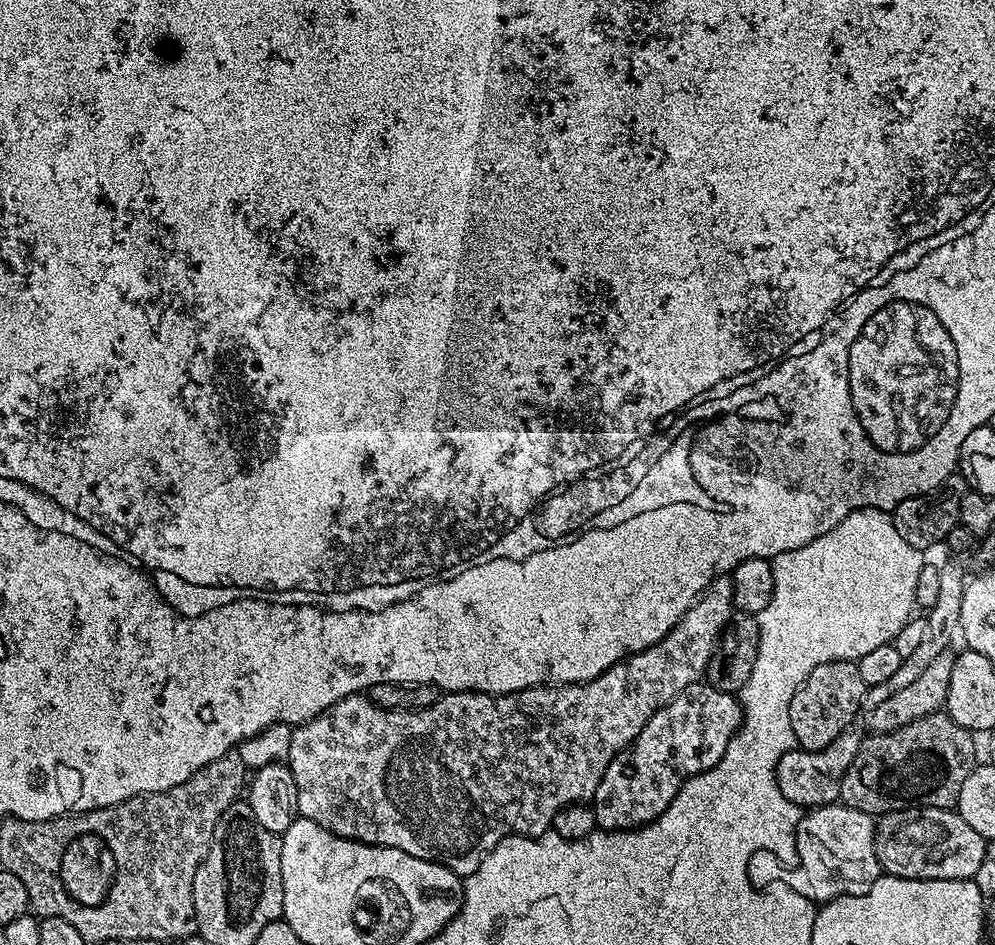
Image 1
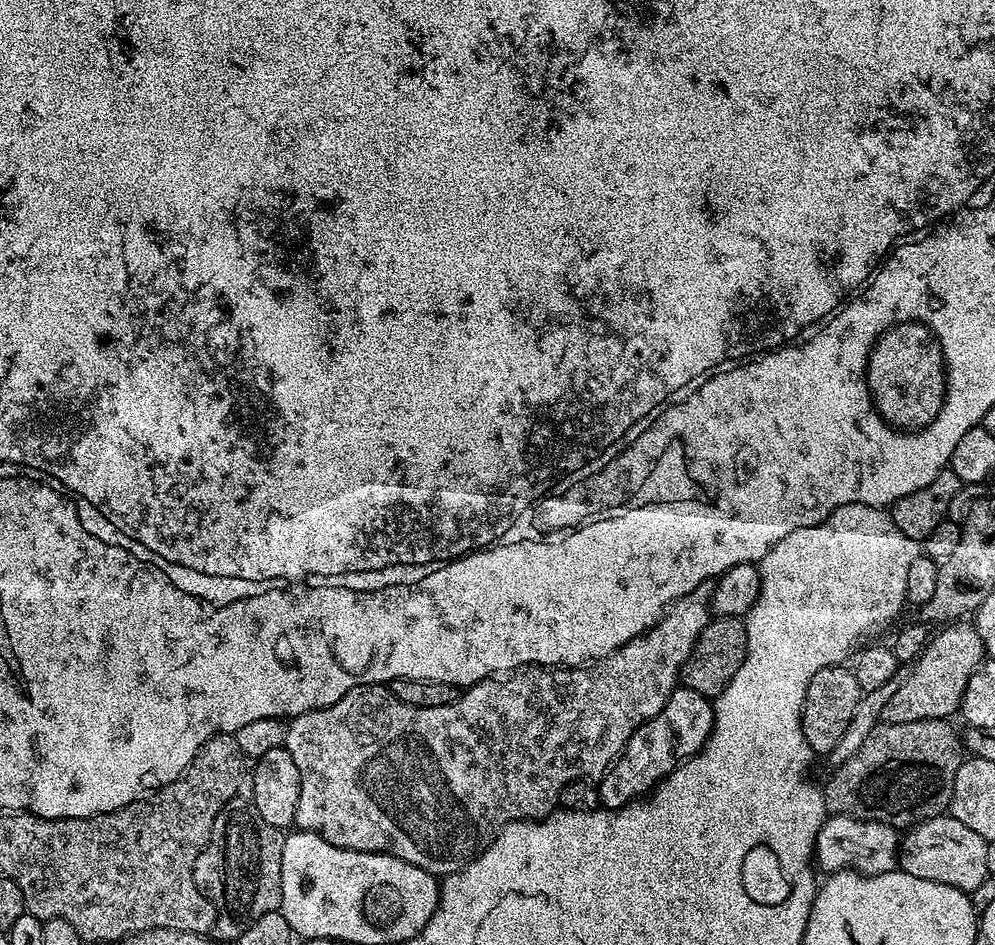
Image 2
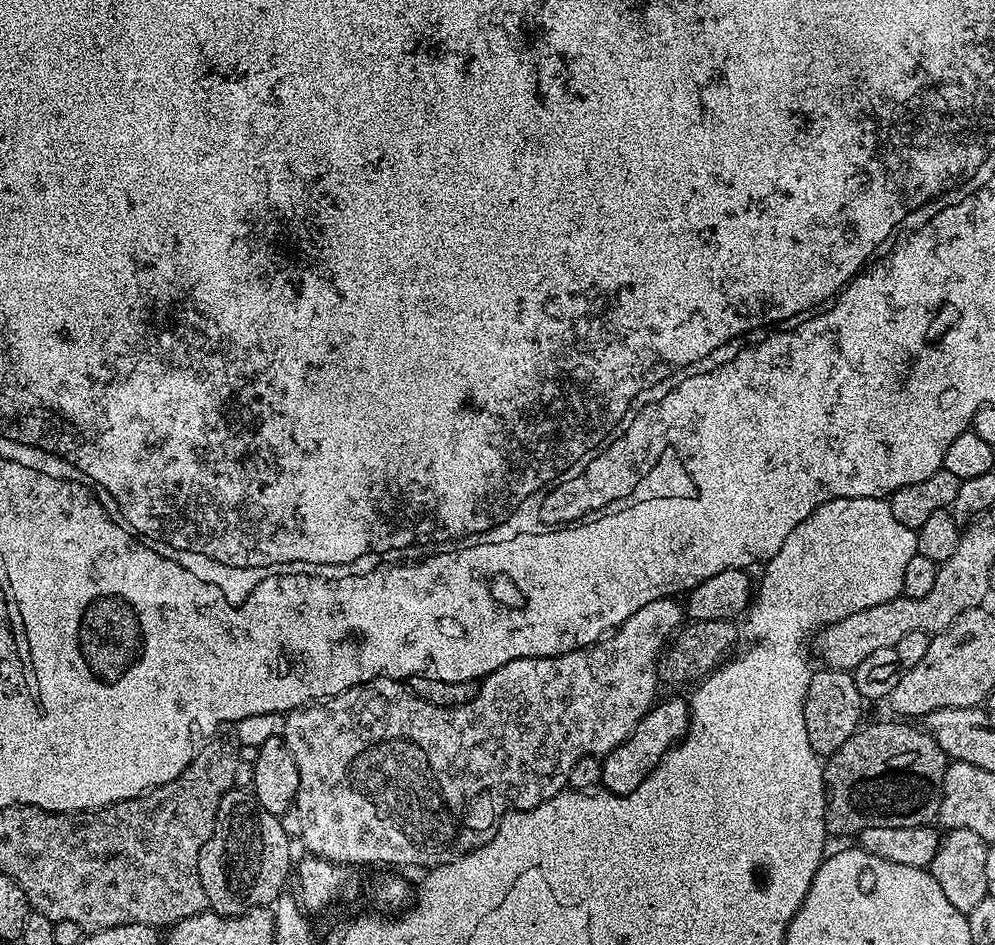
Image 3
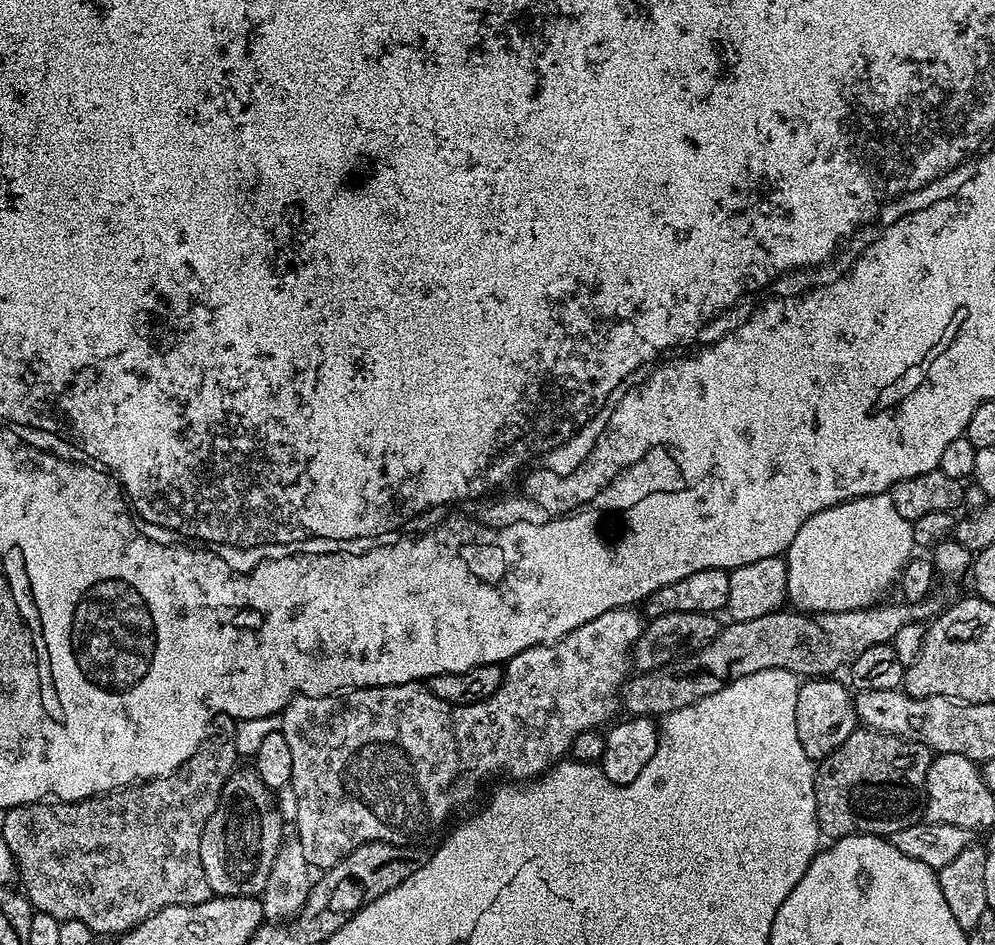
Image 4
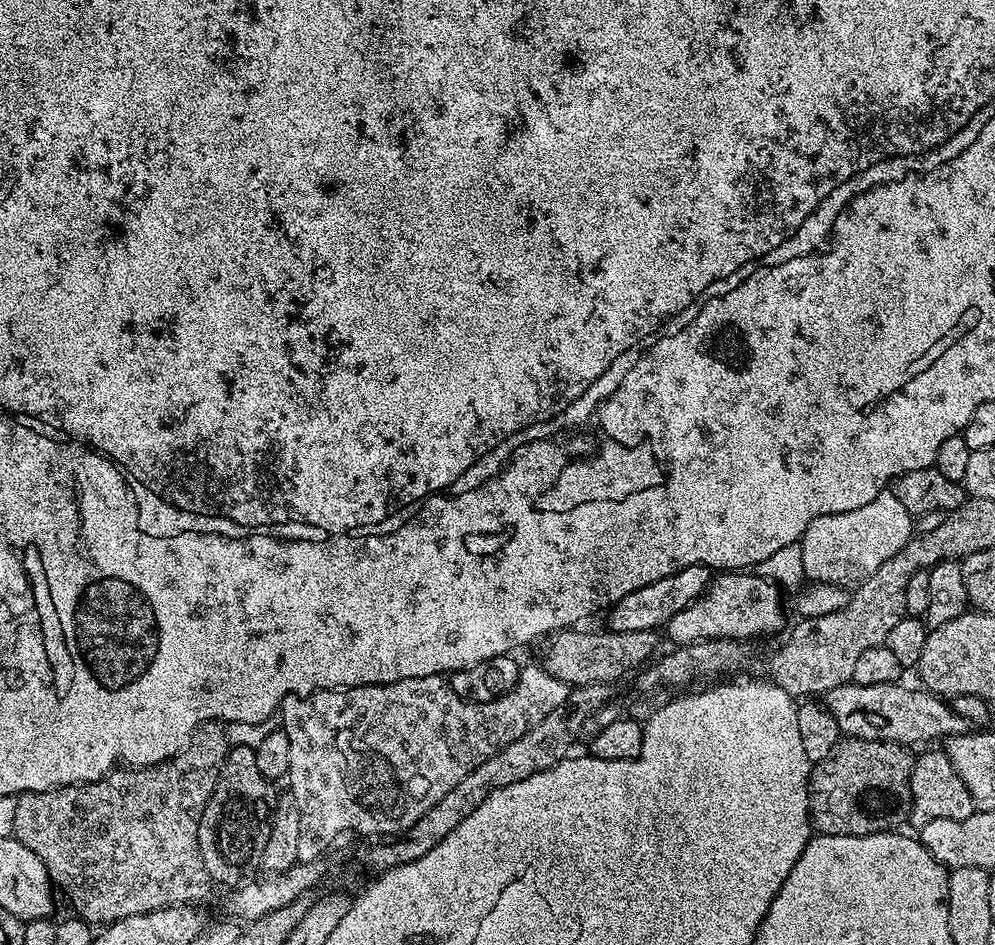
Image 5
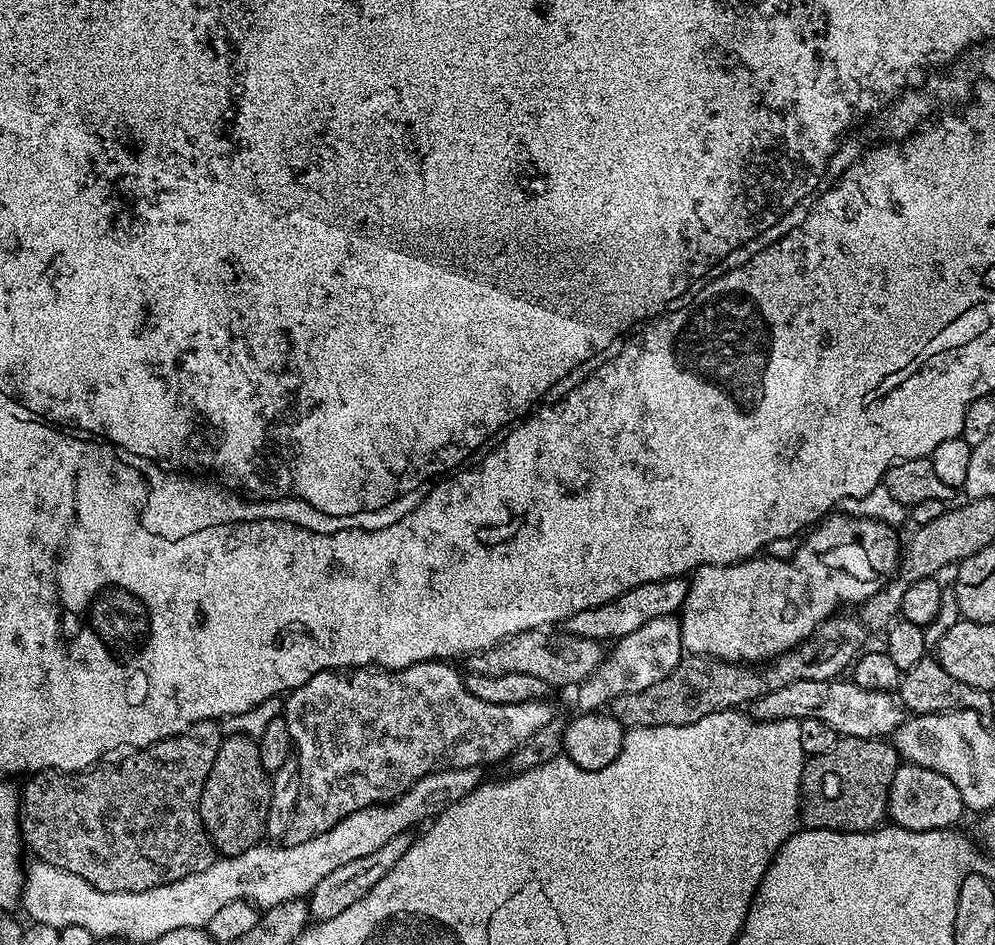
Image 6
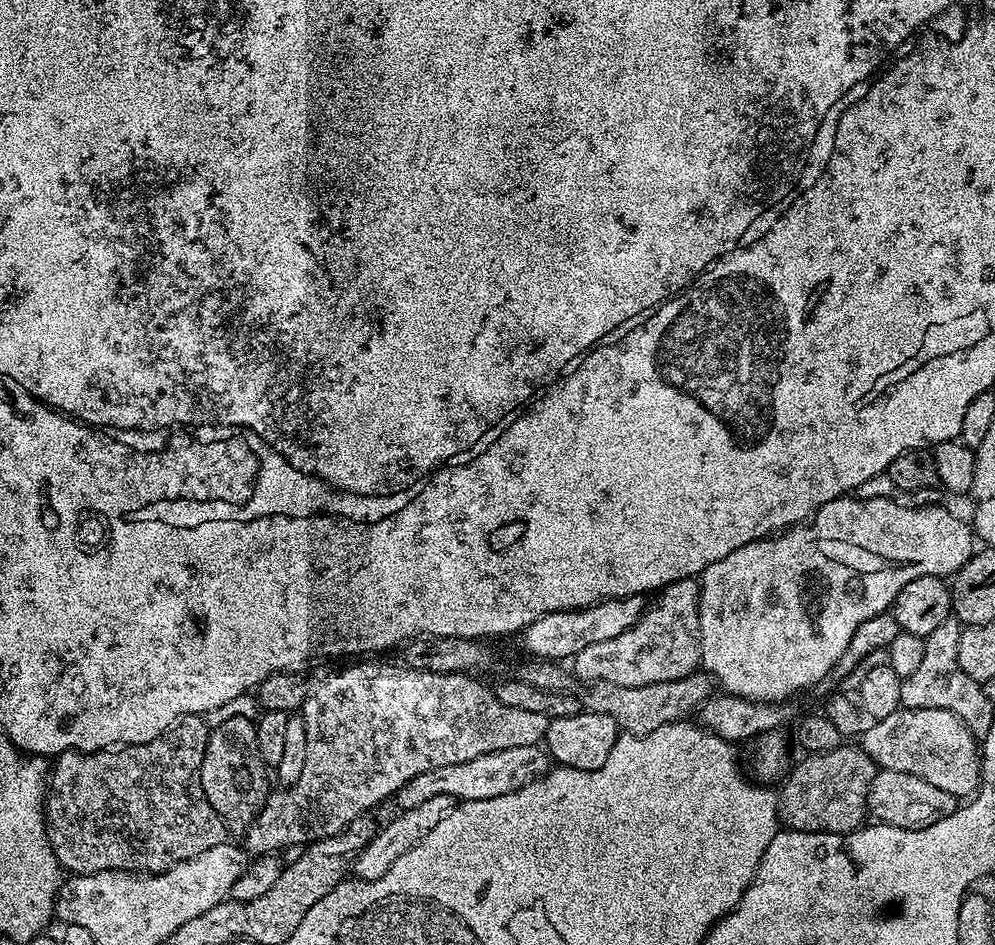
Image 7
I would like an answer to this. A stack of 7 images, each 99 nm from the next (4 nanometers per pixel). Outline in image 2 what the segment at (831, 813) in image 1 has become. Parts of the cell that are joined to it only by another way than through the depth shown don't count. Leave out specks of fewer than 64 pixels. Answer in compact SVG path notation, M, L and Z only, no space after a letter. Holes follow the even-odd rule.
M832 814L818 830L814 860L828 874L845 870L862 872L866 876L886 874L897 871L901 839L901 833L888 824Z

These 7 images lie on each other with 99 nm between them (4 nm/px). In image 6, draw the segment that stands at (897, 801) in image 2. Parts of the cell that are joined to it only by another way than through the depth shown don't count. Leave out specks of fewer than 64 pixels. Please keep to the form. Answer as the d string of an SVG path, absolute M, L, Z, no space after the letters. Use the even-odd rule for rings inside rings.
M845 736L826 754L805 759L800 779L800 814L804 828L835 832L871 832L885 823L890 782L902 761L887 739Z

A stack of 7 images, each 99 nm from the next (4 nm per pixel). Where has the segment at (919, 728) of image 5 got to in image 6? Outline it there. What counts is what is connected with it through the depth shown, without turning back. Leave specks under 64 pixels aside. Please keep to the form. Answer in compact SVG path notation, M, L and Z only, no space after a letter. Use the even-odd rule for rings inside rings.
M848 678L790 682L790 686L782 686L782 690L770 690L770 694L762 694L752 701L750 715L754 720L817 720L841 737L871 740L891 737L906 719L905 709L893 693L862 690L862 686L852 683Z

